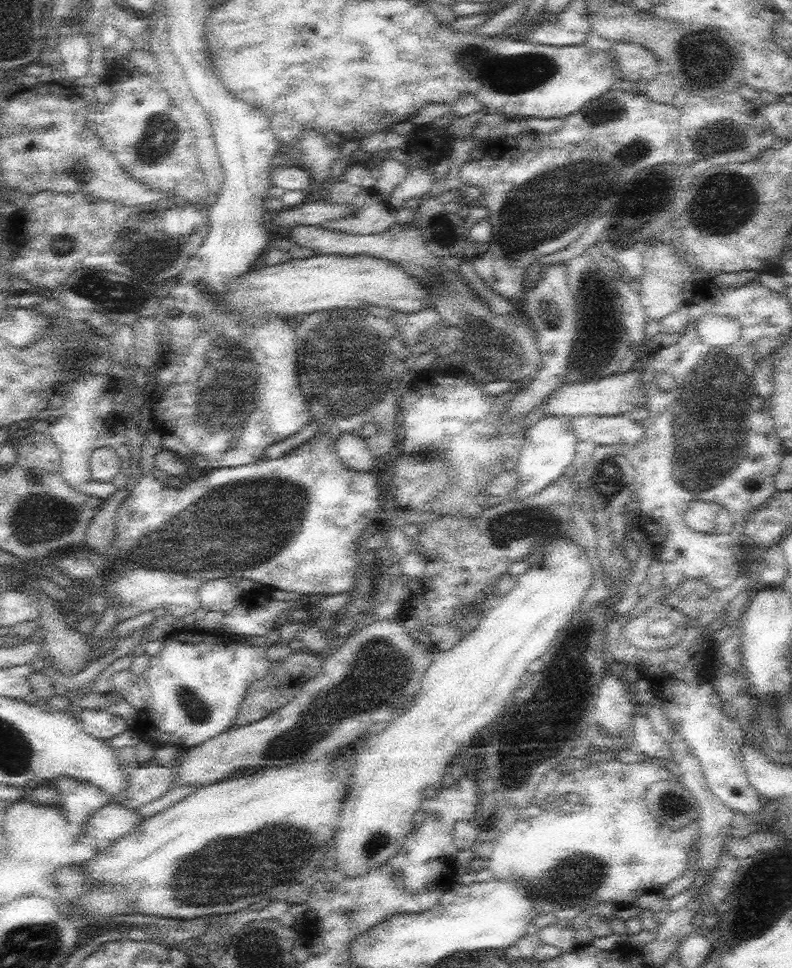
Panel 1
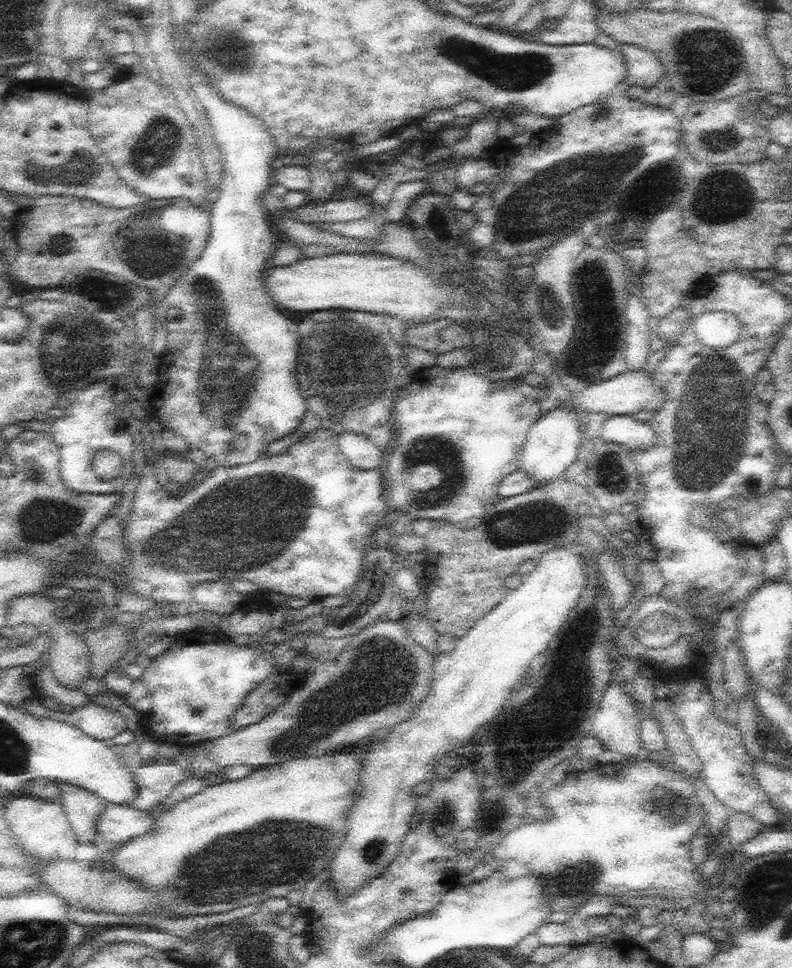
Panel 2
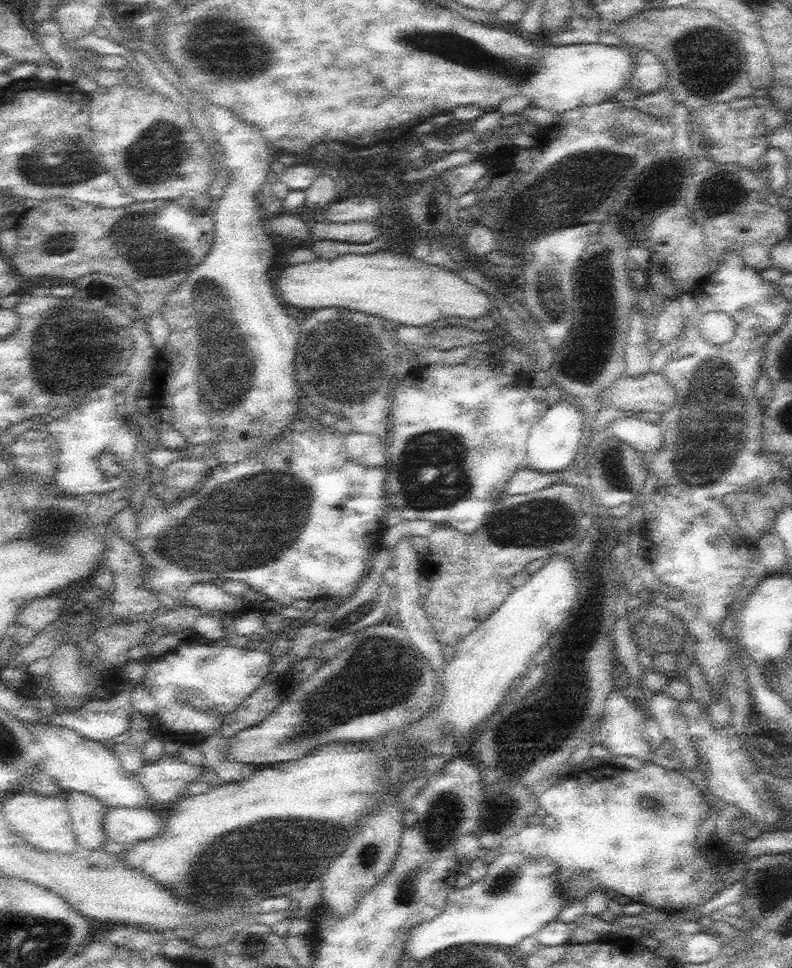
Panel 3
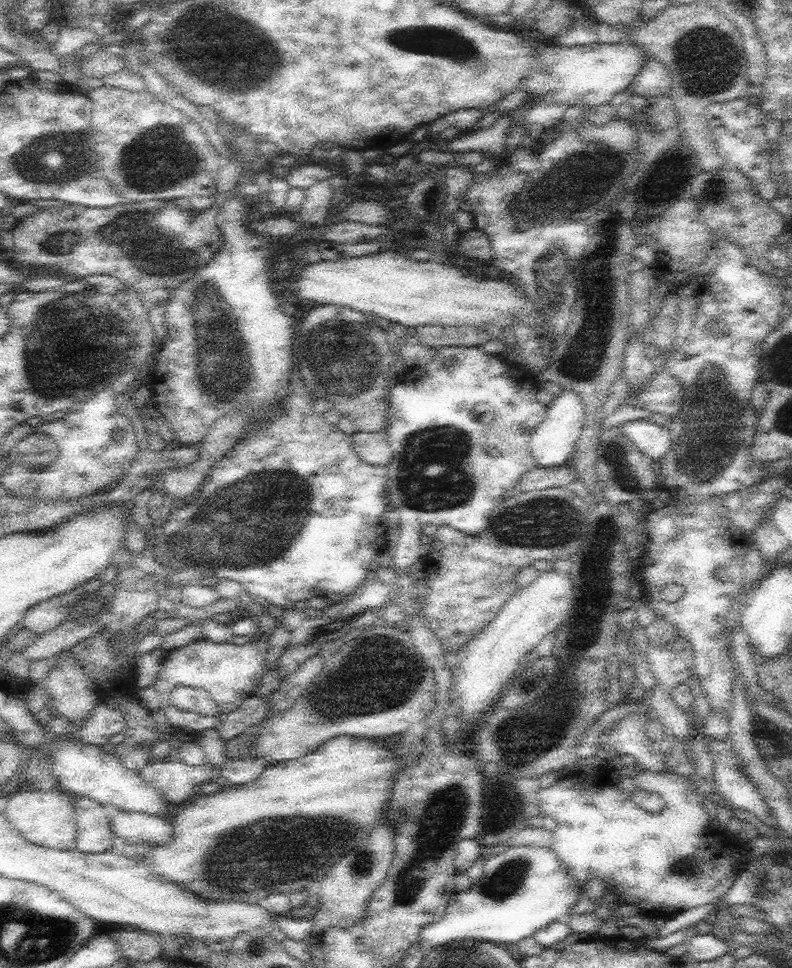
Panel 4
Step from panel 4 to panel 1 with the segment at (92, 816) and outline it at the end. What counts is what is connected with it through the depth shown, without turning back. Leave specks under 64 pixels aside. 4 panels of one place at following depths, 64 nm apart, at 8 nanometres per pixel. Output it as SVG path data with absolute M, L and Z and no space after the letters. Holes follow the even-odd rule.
M63 776L55 778L53 784L61 794L61 808L65 810L65 820L75 836L81 836L85 832L85 822L97 810L109 804L107 794L89 782L79 782L77 778Z

